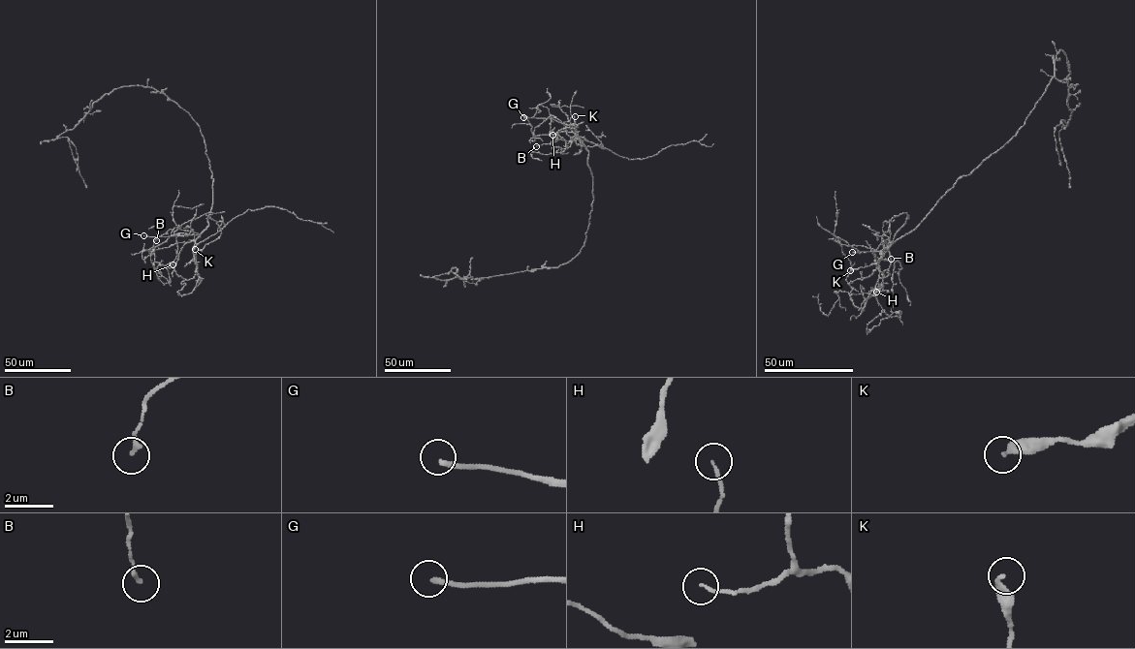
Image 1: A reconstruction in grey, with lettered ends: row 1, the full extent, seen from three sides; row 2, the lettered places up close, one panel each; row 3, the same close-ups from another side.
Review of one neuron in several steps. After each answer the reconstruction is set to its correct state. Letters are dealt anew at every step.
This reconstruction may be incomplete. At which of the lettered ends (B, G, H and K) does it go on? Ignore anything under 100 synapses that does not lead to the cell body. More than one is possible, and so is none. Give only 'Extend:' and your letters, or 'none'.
Extend: G

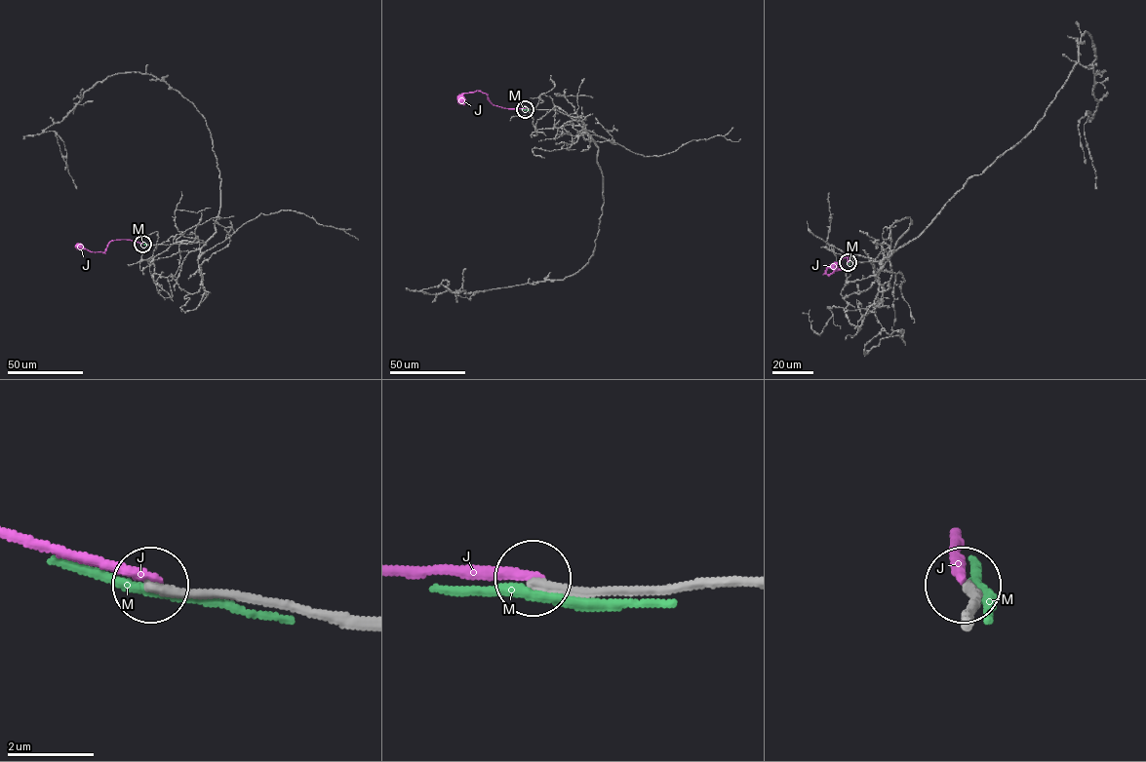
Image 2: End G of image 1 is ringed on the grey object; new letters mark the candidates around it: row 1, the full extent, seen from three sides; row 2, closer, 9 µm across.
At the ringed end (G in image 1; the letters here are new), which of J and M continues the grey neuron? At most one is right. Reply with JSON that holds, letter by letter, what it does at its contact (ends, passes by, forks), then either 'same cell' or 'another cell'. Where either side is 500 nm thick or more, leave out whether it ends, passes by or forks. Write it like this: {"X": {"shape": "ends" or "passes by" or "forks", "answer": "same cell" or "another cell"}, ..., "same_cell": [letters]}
{"J": {"shape": "ends", "answer": "another cell"}, "M": {"shape": "passes by", "answer": "another cell"}, "same_cell": []}

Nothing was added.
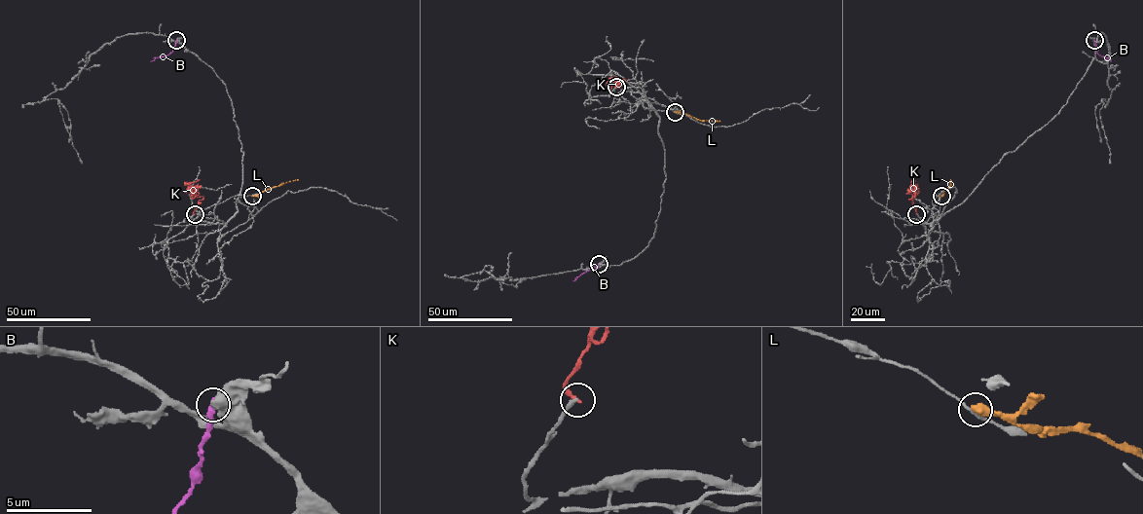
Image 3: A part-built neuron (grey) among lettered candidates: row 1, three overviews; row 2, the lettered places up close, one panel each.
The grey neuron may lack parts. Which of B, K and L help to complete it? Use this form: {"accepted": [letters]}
{"accepted": []}

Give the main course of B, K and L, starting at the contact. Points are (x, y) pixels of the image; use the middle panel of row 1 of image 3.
B: (598, 264), (572, 280)
K: (616, 87), (624, 79), (625, 83), (620, 83), (618, 88), (616, 82), (612, 83), (620, 82)
L: (674, 111), (701, 121), (720, 121)

